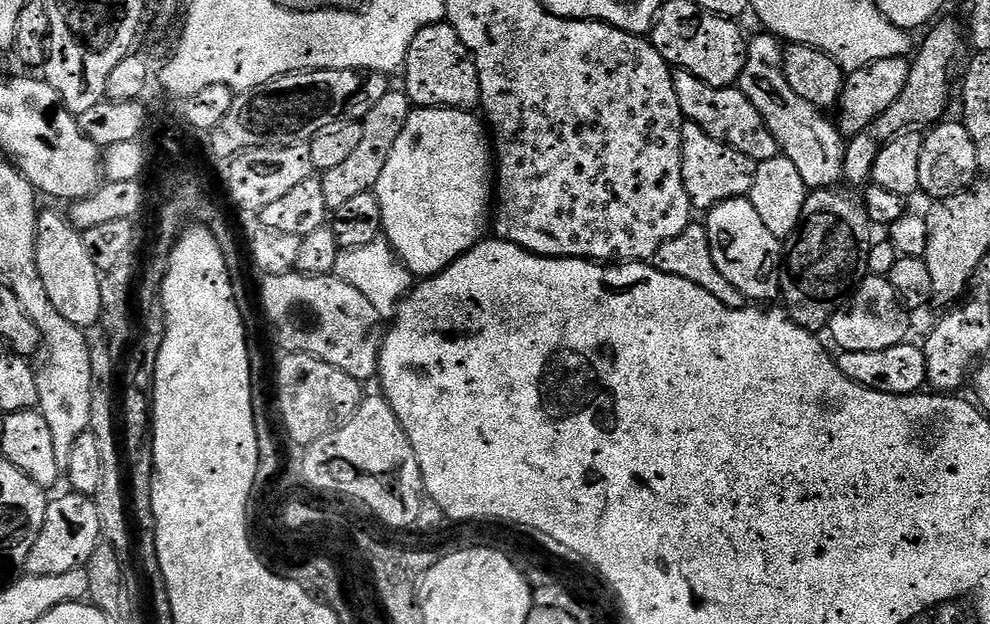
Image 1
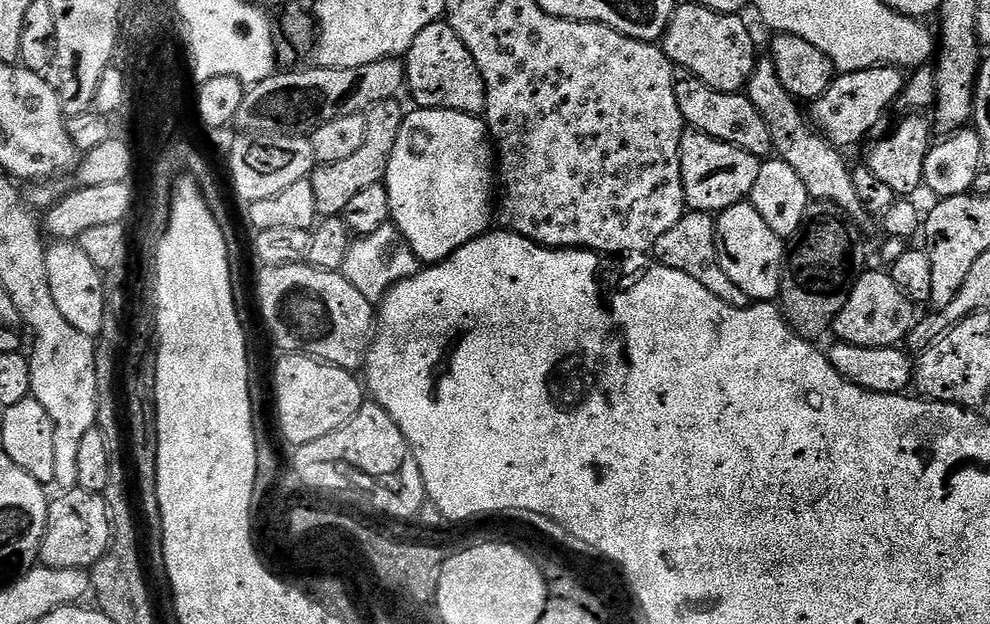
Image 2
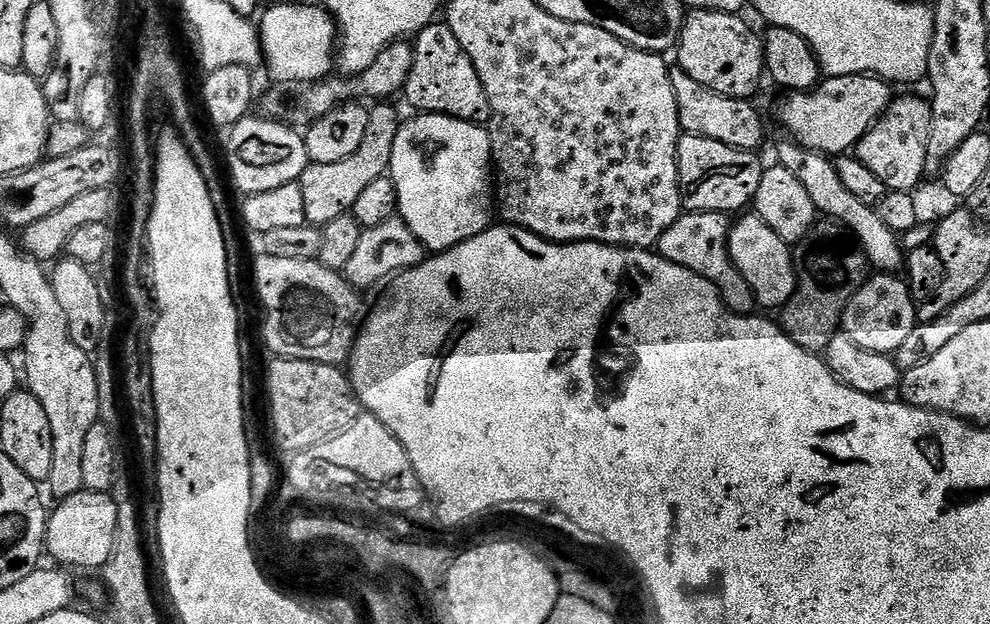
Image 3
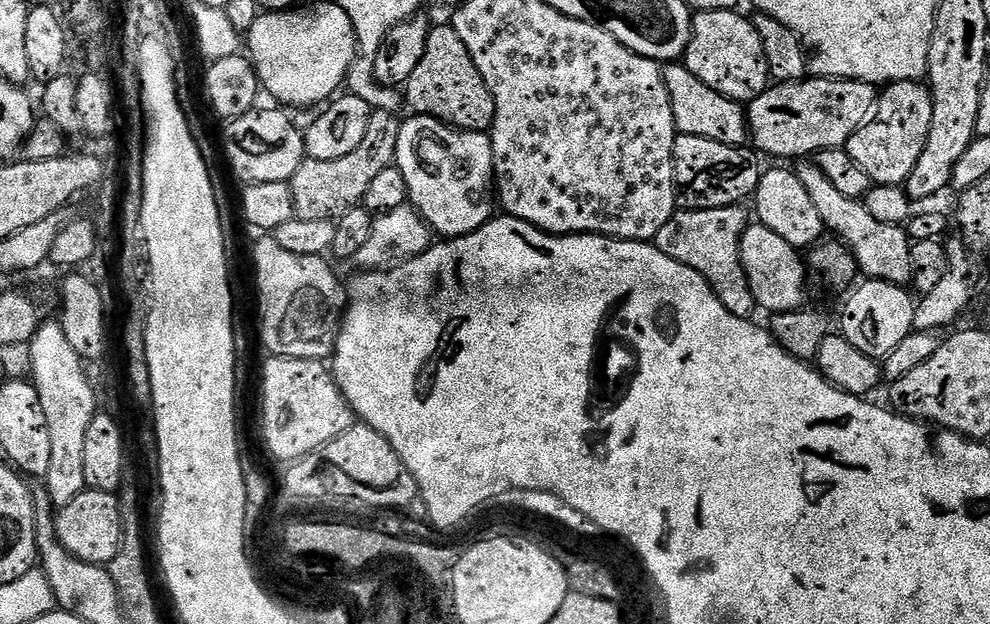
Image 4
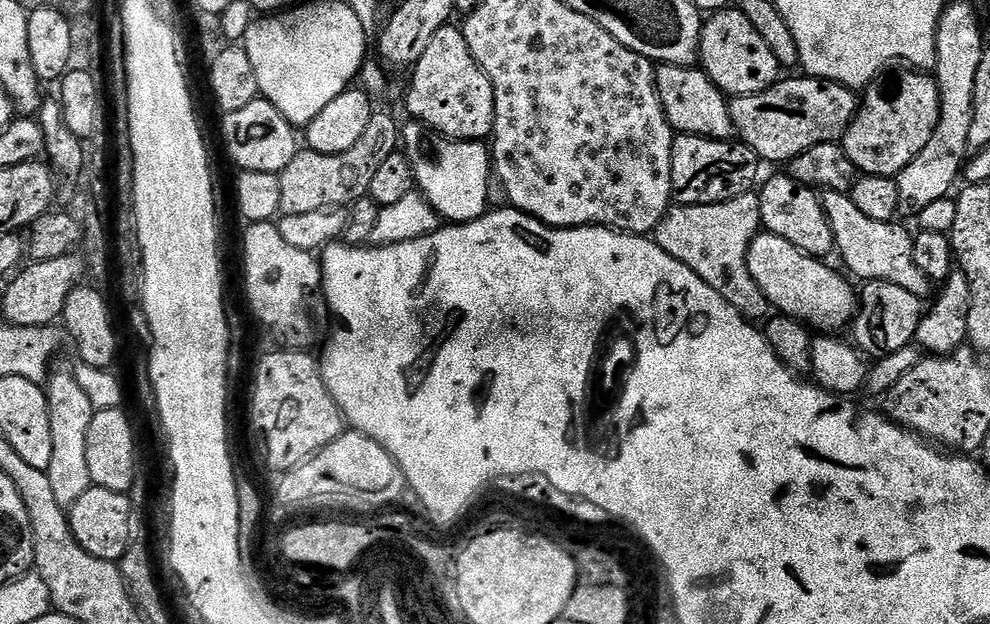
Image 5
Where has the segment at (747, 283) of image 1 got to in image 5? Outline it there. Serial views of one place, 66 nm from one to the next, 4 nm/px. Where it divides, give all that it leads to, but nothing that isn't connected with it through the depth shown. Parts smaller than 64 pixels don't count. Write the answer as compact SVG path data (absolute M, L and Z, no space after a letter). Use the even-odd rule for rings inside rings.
M767 230L761 231L752 239L752 245L748 251L750 274L754 274L754 282L758 282L769 305L777 313L791 316L809 329L820 328L816 330L828 334L833 330L840 330L836 328L847 329L853 323L858 311L858 292L857 289L852 289L853 281L847 275L839 276L830 265L824 263L828 262L812 256L809 252L803 252L798 246L794 246L794 242Z

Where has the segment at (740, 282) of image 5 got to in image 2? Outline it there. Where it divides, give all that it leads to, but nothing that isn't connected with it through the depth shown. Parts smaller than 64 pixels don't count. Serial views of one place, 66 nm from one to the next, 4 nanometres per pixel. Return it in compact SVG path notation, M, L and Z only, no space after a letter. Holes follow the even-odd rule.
M685 211L683 218L667 234L662 234L658 242L654 242L651 255L662 266L670 266L670 270L682 270L682 274L690 274L690 278L702 282L702 286L706 286L710 294L722 298L722 302L735 308L749 307L748 295L738 290L738 286L730 282L726 270L722 270L716 249L716 222L709 213Z

